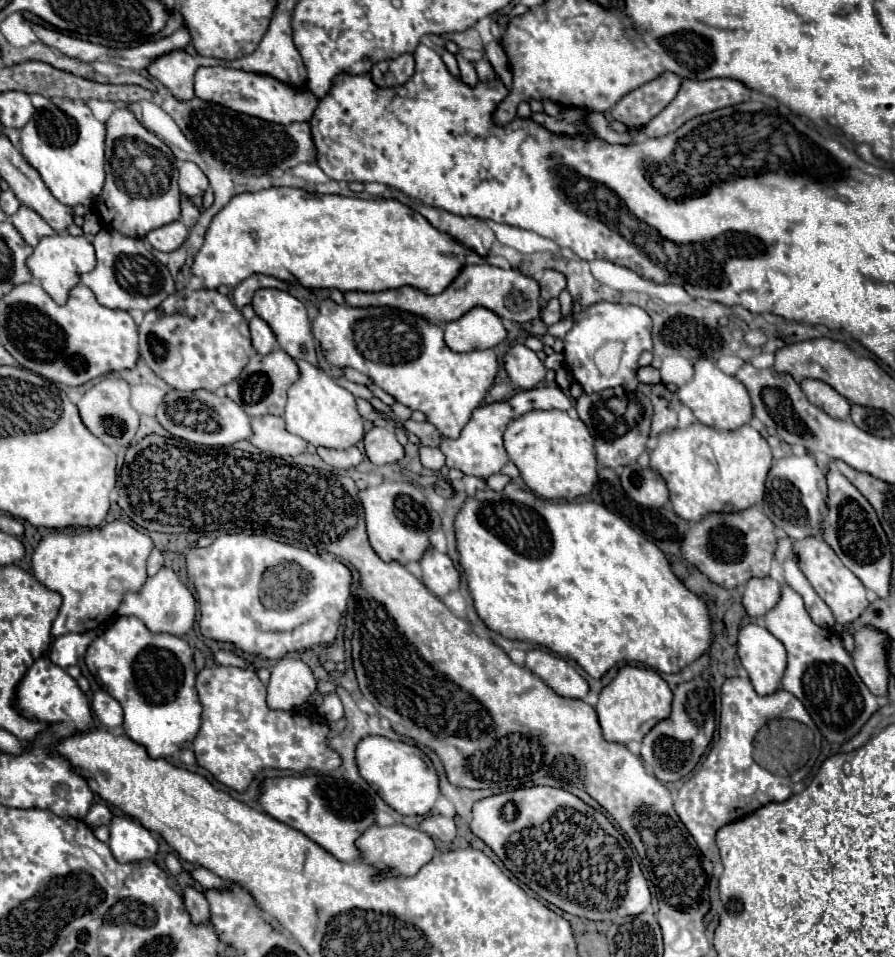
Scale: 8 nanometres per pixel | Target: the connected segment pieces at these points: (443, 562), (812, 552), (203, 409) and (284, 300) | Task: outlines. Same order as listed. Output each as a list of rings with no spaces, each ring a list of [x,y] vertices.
[[[430,548],[422,560],[420,560],[422,572],[424,572],[424,580],[426,580],[426,588],[430,592],[434,592],[438,598],[458,590],[460,586],[460,572],[454,566],[454,562],[438,552],[436,548]]]
[[[816,538],[798,540],[798,566],[808,578],[808,582],[812,584],[812,588],[816,590],[816,594],[830,606],[836,624],[850,626],[860,618],[866,606],[870,606],[862,582],[846,566],[842,566],[842,560],[834,554],[834,550],[830,550],[828,544],[824,544],[824,540],[816,540]]]
[[[172,390],[172,392],[168,392],[156,410],[156,418],[172,436],[194,442],[194,444],[230,446],[238,440],[246,440],[252,436],[250,420],[244,414],[244,410],[236,402],[232,402],[228,396],[220,398],[208,390],[196,390],[196,392]]]
[[[262,288],[254,294],[254,300],[252,300],[252,306],[254,306],[254,312],[268,322],[268,326],[272,328],[272,332],[276,334],[278,338],[278,344],[294,358],[302,358],[310,364],[319,367],[317,360],[316,350],[314,350],[314,338],[312,338],[312,330],[310,330],[310,320],[306,316],[306,308],[304,304],[294,298],[292,294],[288,294],[286,290],[276,290],[276,288]]]

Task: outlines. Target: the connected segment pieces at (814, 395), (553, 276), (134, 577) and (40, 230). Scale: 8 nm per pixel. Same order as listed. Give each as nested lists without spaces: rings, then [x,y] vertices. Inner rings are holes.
[[[802,380],[800,382],[806,398],[818,406],[820,410],[824,410],[828,416],[832,418],[840,418],[840,420],[846,420],[850,416],[850,402],[840,396],[832,386],[828,386],[826,382],[820,382],[820,380]]]
[[[544,270],[538,284],[540,284],[542,300],[548,302],[552,298],[558,298],[558,294],[566,288],[566,278],[556,270]]]
[[[114,520],[80,534],[52,532],[32,554],[34,578],[48,590],[62,596],[62,606],[52,622],[52,636],[68,632],[90,632],[112,618],[124,592],[134,592],[146,582],[146,558],[154,548],[152,540],[134,526]]]
[[[20,206],[20,210],[10,220],[30,246],[36,246],[46,236],[54,236],[54,230],[34,210],[26,206]]]

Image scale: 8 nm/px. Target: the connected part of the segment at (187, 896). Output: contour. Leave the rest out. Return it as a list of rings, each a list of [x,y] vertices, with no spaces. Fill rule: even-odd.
[[[186,888],[184,890],[184,904],[186,904],[186,910],[188,910],[194,924],[206,924],[208,922],[208,918],[210,918],[208,902],[200,890]]]

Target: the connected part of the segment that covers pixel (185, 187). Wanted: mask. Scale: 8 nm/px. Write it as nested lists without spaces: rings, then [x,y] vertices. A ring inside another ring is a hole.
[[[182,162],[178,164],[178,170],[180,170],[180,192],[186,198],[196,198],[206,192],[208,178],[194,162]]]

